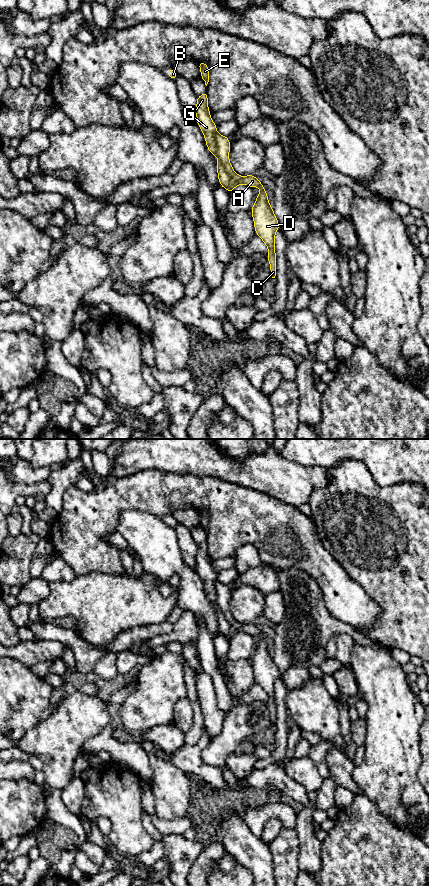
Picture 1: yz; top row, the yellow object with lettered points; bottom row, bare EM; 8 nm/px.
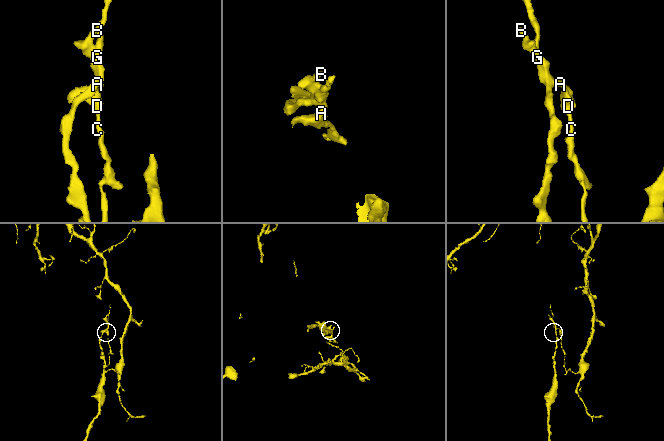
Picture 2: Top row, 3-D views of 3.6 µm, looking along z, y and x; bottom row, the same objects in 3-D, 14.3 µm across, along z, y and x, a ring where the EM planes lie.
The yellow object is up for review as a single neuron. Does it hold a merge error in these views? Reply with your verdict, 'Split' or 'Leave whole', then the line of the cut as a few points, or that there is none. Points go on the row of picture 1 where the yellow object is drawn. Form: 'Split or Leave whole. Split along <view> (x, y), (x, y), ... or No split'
Split. Split along yz (218, 160), (235, 186)

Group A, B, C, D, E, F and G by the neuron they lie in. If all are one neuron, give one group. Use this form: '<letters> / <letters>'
A B C D / E F G

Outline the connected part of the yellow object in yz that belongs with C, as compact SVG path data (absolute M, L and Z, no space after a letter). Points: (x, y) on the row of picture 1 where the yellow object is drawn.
M215 132L215 142L217 146L217 157L224 165L227 174L231 176L234 186L244 184L250 187L258 187L260 189L259 195L256 197L256 202L251 209L251 214L254 221L254 228L256 235L268 247L267 258L270 264L271 277L276 276L276 254L275 254L275 233L279 229L279 222L273 212L273 207L270 206L267 192L263 184L254 176L240 176L235 173L229 160L230 141L225 137Z

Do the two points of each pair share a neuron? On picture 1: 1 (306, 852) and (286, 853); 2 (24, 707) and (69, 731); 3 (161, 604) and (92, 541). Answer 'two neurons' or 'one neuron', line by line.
1: two neurons
2: two neurons
3: two neurons

